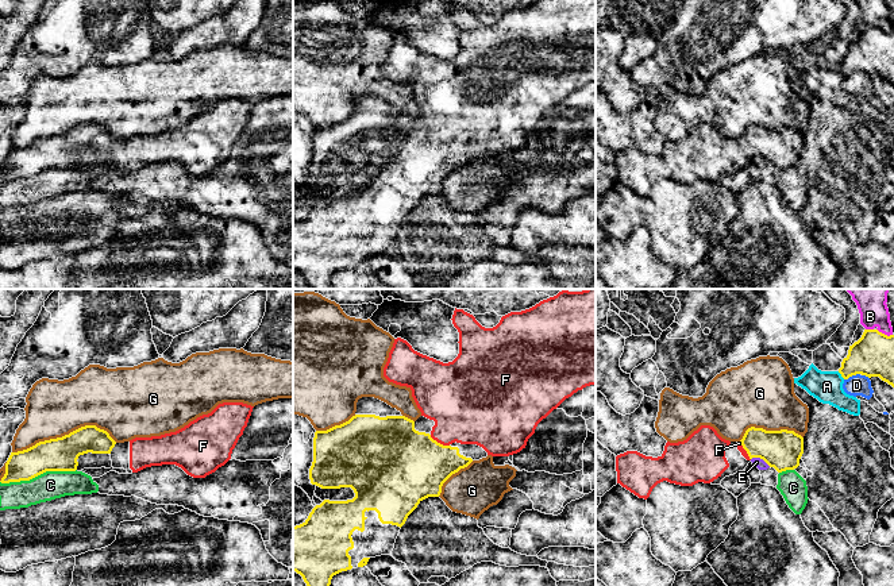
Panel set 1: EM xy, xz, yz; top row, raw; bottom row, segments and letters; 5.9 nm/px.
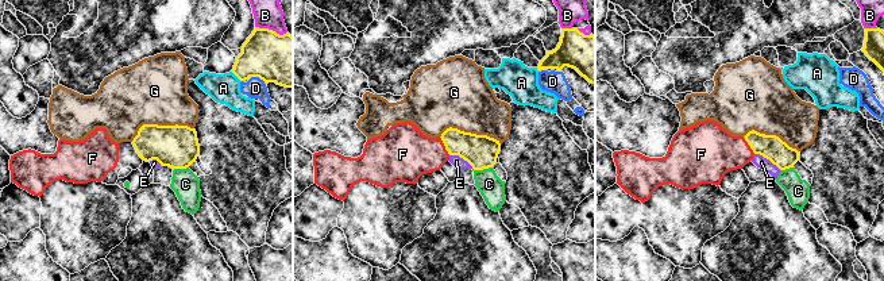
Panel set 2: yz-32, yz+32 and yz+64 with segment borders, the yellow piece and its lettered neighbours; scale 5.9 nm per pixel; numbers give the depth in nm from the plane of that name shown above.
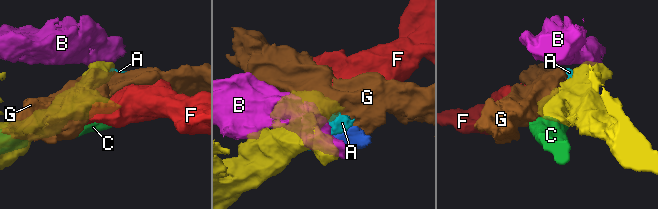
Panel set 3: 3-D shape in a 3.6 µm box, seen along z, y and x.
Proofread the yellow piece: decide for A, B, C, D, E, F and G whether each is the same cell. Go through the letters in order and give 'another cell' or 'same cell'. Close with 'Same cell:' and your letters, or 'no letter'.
A: another cell
B: another cell
C: another cell
D: another cell
E: another cell
F: same cell
G: another cell
Same cell: F

